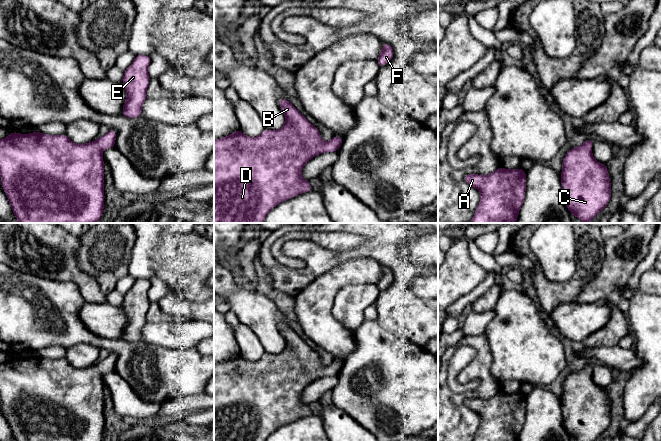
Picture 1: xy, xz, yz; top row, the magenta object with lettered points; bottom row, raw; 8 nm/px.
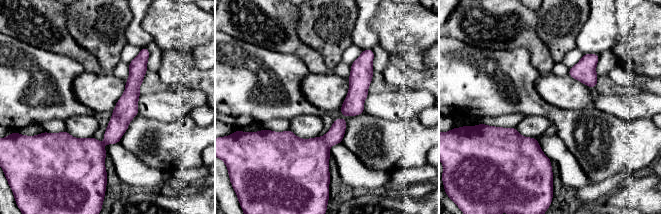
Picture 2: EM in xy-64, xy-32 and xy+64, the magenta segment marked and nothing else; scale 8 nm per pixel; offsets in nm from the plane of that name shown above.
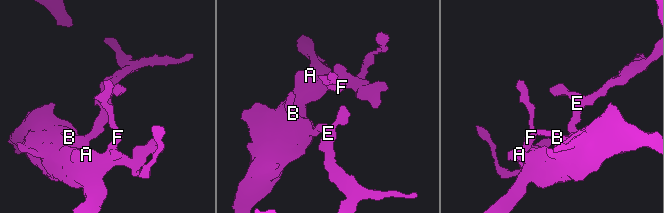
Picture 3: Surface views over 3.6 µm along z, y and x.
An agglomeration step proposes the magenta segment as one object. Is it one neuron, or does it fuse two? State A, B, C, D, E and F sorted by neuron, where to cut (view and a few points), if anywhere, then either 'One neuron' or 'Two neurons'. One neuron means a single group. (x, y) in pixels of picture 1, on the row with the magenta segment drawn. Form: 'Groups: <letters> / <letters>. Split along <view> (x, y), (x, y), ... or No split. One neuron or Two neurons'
Groups: A B C D E F. No split. One neuron

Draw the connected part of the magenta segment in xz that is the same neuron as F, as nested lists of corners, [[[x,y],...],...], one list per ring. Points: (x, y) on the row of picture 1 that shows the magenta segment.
[[[383,43],[380,56],[377,58],[377,63],[380,67],[385,66],[394,56],[394,50],[388,43]]]

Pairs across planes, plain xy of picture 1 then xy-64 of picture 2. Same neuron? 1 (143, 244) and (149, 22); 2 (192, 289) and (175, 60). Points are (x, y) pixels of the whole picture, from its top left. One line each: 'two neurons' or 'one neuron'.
1: two neurons
2: two neurons

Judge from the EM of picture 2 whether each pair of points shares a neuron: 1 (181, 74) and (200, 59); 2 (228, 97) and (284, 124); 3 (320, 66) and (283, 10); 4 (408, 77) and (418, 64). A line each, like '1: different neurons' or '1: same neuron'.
1: different neurons
2: different neurons
3: same neuron
4: different neurons

